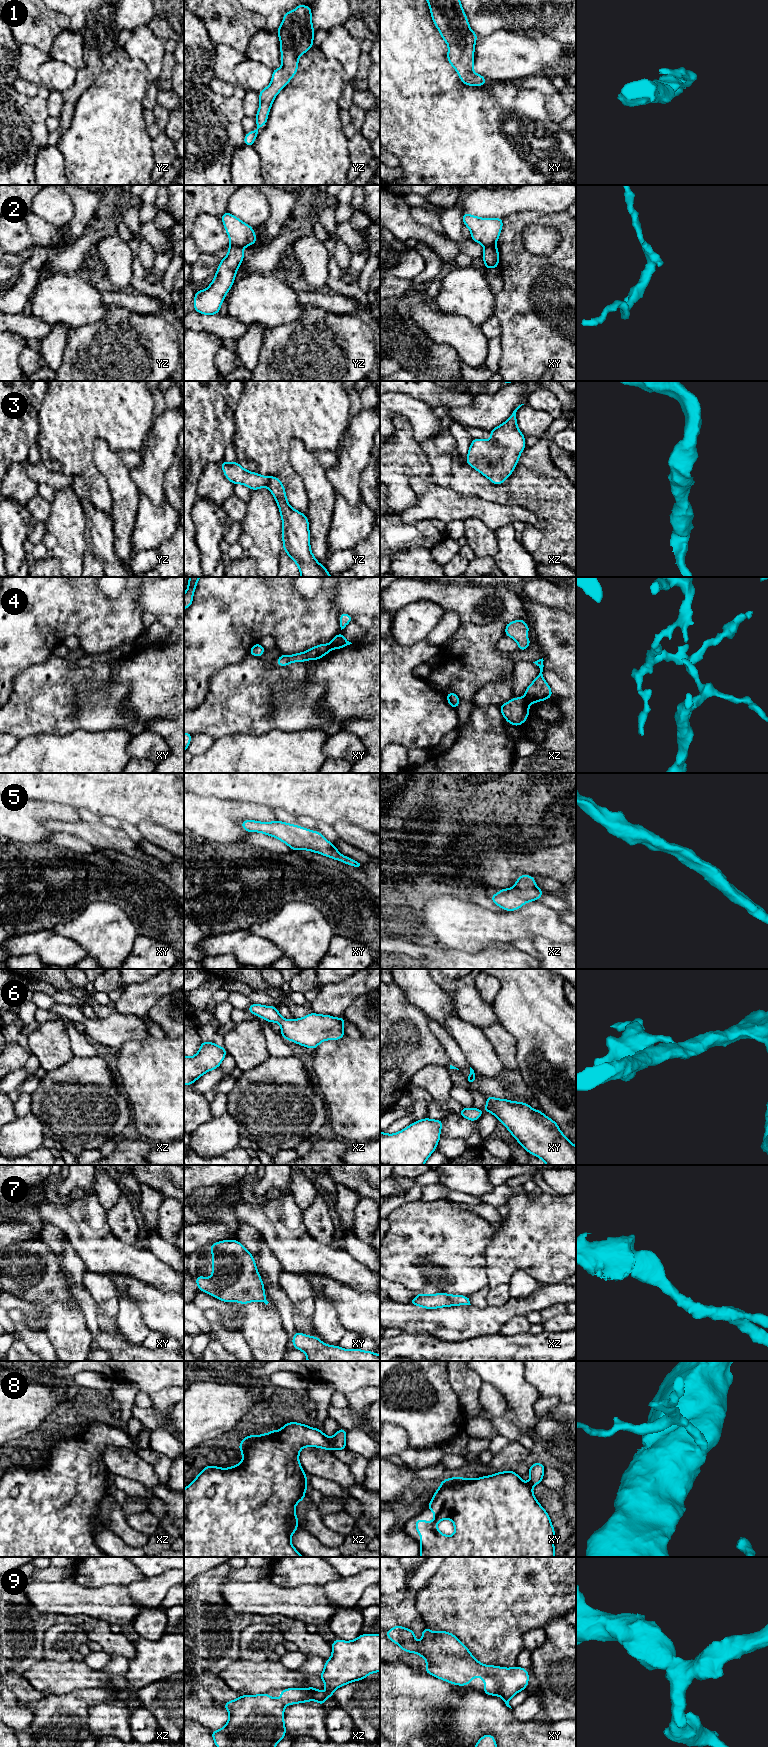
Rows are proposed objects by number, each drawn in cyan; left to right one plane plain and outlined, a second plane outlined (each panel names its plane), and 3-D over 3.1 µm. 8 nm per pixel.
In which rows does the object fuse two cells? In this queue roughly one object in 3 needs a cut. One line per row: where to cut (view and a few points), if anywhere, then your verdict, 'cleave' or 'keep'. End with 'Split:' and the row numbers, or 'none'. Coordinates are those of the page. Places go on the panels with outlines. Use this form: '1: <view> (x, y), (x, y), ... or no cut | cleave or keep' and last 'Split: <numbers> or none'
1: no cut | keep
2: yz (231, 244), (243, 247) | cleave
3: no cut | keep
4: xz (523, 698), (529, 703) | cleave
5: no cut | keep
6: no cut | keep
7: no cut | keep
8: no cut | keep
9: no cut | keep
Split: 2, 4

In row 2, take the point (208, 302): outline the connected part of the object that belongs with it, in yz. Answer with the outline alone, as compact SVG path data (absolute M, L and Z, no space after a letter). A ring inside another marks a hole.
M230 245L228 255L221 259L209 287L195 292L194 310L204 315L219 314L225 295L229 292L237 270L244 260L243 247Z

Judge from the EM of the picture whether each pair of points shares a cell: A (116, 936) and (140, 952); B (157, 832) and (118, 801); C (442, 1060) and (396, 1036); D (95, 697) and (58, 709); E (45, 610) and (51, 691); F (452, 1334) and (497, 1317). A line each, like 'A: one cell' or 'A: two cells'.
A: two cells
B: two cells
C: one cell
D: one cell
E: two cells
F: one cell

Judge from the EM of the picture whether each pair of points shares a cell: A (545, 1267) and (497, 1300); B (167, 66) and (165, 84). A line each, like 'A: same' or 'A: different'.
A: different
B: same

